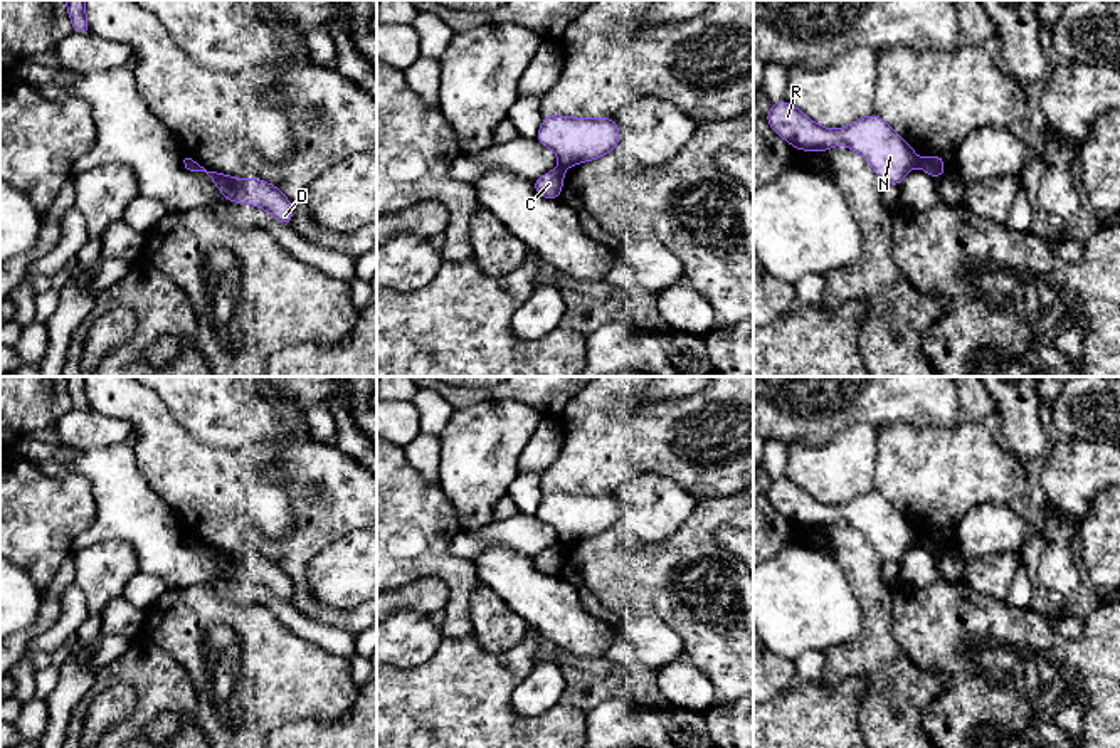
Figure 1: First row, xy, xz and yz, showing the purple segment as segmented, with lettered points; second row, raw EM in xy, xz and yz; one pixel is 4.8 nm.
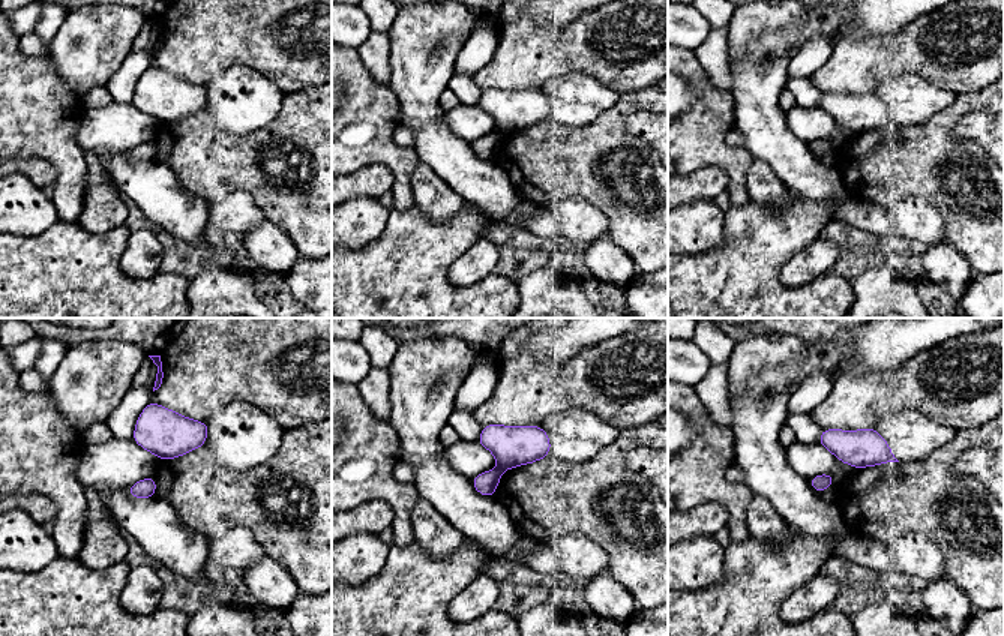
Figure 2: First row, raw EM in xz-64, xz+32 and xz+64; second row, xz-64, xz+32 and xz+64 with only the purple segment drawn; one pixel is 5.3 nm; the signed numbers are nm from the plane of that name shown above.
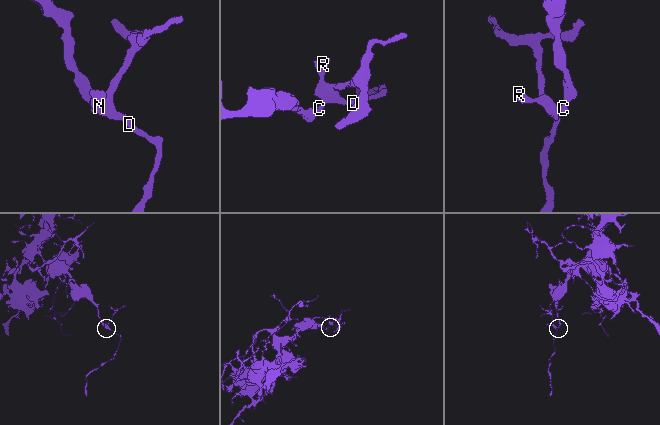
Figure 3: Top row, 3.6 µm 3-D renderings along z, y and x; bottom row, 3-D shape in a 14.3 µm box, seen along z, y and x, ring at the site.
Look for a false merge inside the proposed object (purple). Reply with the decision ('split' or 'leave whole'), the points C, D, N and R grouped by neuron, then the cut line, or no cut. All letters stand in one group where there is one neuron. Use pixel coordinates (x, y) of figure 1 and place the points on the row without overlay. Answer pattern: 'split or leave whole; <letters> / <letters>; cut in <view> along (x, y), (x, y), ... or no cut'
split; C / D N R; cut in xz along (560, 542), (564, 545)

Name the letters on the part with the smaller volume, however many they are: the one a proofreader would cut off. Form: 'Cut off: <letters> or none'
Cut off: D, N, R

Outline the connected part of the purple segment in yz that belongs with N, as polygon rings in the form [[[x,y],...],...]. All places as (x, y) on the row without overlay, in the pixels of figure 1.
[[[784,476],[772,479],[765,496],[795,526],[827,528],[848,521],[869,538],[883,560],[900,563],[903,553],[920,540],[911,523],[874,489],[846,504],[829,506]]]

